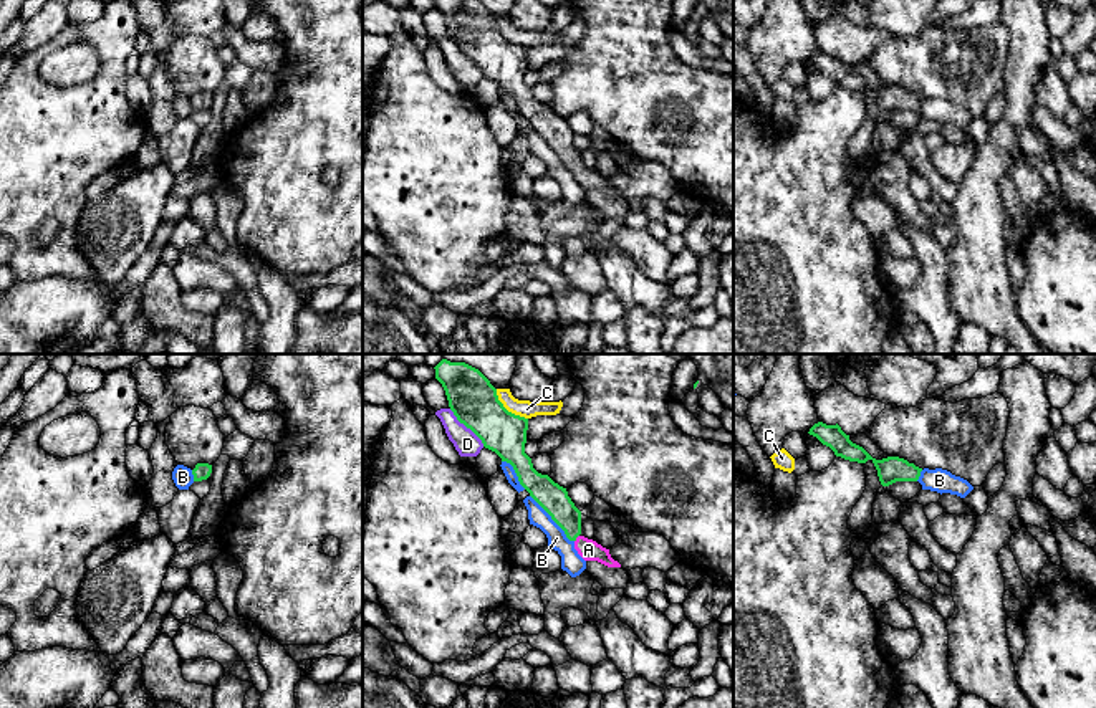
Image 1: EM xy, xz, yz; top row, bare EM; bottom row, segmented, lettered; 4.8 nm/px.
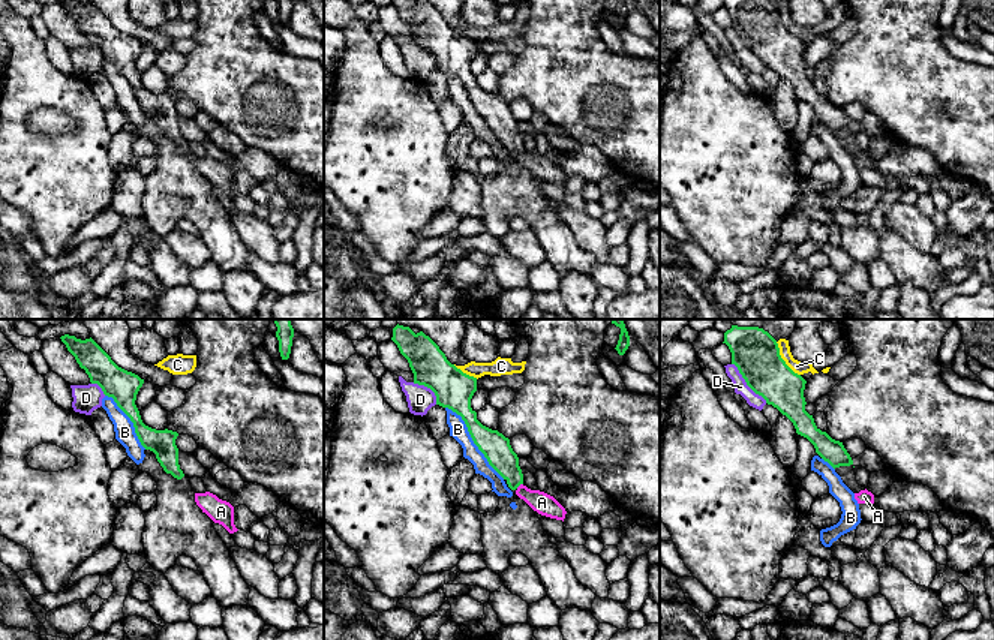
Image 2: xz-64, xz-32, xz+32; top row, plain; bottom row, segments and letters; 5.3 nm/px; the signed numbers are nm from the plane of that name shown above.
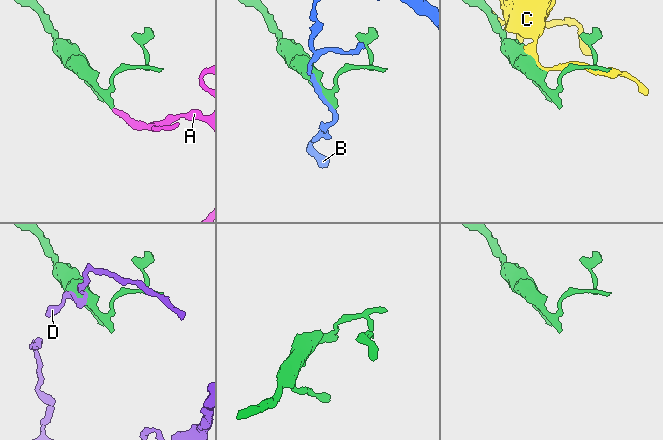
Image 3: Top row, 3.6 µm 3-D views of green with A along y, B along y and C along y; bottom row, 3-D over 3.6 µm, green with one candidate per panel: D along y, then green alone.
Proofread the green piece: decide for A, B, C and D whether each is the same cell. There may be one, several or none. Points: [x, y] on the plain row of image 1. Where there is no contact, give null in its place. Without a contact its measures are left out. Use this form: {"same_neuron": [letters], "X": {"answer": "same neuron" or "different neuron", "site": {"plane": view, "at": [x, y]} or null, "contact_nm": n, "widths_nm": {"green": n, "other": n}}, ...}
{"same_neuron": ["A"], "A": {"answer": "same neuron", "site": {"plane": "xz", "at": [576, 166]}, "contact_nm": 40, "widths_nm": {"green": 140, "other": 100}}, "B": {"answer": "different neuron", "site": {"plane": "xz", "at": [552, 148]}, "contact_nm": 320, "widths_nm": {"green": 140, "other": 100}}, "C": {"answer": "different neuron", "site": {"plane": "xz", "at": [505, 38]}, "contact_nm": 220, "widths_nm": {"green": 240, "other": 90}}, "D": {"answer": "different neuron", "site": {"plane": "xz", "at": [467, 57]}, "contact_nm": 260, "widths_nm": {"green": 240, "other": 120}}}

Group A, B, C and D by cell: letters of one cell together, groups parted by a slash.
A / B / C / D

